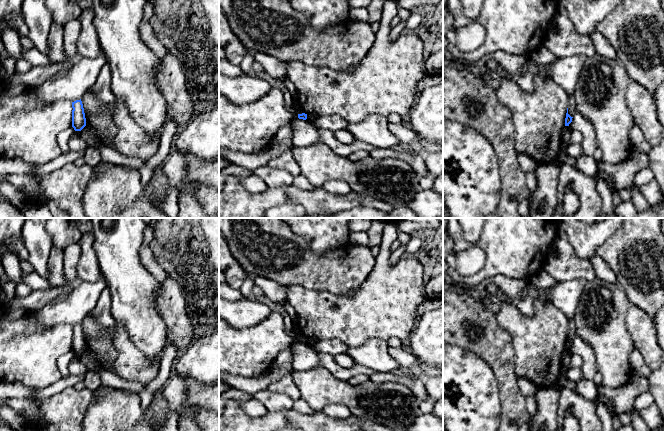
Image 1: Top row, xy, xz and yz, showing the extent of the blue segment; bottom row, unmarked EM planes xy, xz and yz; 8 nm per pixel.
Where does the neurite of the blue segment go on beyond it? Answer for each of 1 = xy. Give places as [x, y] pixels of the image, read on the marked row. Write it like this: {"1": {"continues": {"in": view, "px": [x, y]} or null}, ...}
{"1": {"continues": null}}

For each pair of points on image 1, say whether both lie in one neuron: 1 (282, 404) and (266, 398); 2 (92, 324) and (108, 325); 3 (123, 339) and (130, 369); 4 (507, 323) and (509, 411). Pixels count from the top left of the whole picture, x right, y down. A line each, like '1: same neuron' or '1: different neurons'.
1: same neuron
2: different neurons
3: same neuron
4: different neurons

